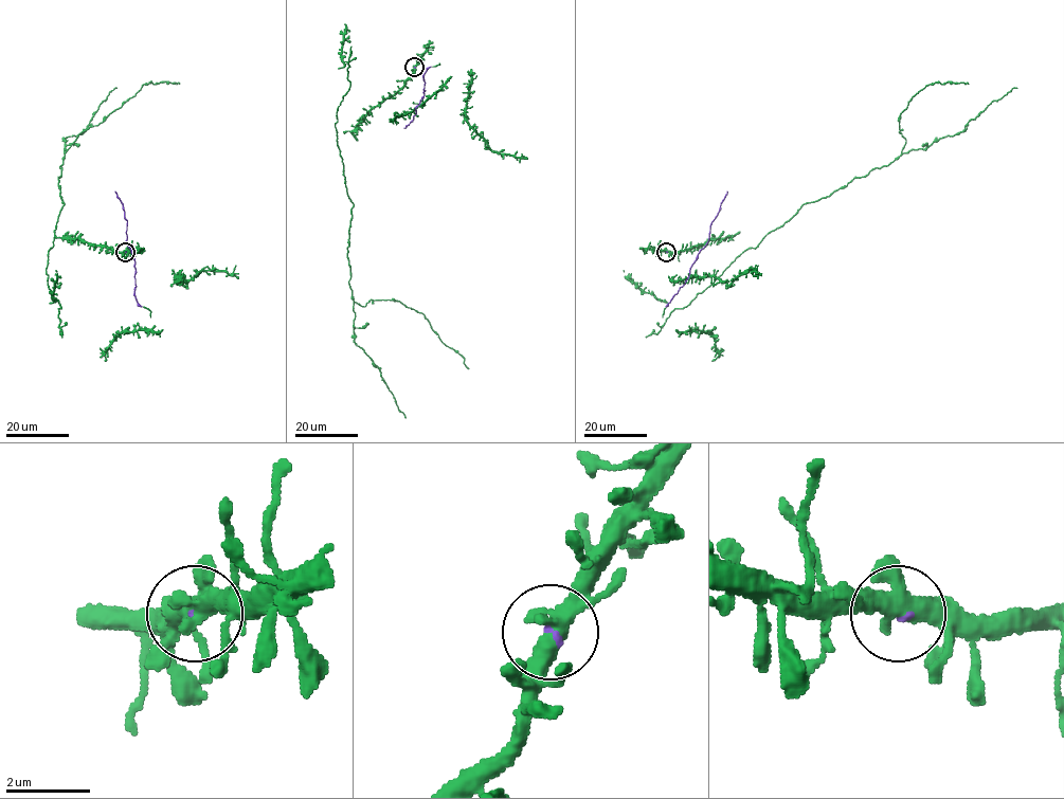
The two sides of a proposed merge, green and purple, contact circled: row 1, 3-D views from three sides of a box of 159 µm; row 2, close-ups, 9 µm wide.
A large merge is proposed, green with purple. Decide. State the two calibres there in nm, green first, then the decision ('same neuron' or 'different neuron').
400 nm thick on the green side, 70 nm on the other; same neuron

